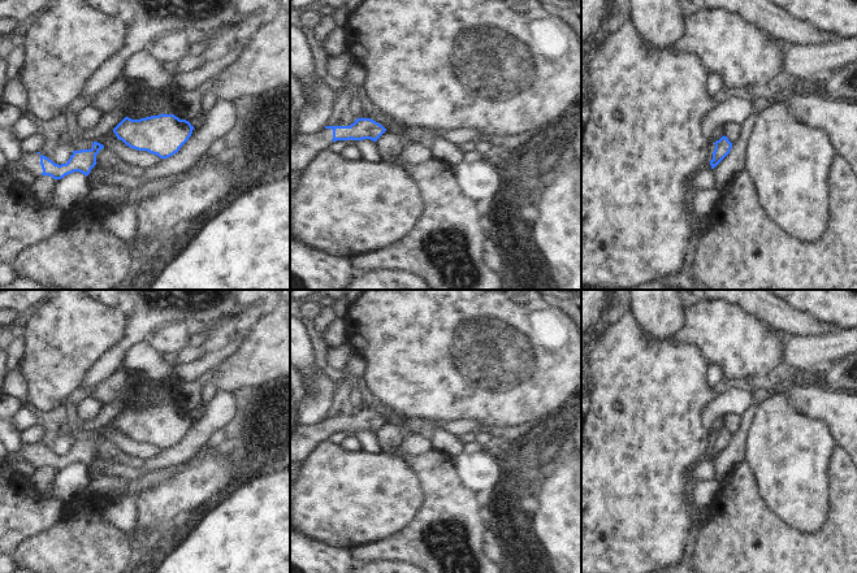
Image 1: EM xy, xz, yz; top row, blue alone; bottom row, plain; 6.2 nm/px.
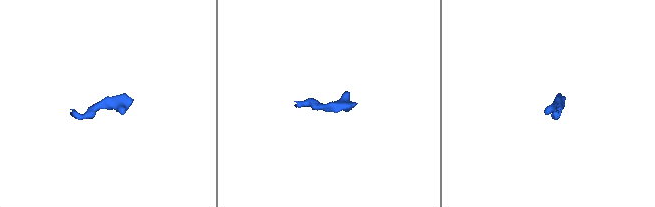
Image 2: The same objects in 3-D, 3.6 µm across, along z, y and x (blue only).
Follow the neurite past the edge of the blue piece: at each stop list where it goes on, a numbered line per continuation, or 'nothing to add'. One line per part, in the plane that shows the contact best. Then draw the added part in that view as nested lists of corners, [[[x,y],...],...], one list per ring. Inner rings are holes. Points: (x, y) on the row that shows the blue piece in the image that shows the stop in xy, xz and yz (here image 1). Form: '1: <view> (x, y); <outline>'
1: xy (31, 163); [[[22,153],[20,159],[20,165],[22,169],[27,170],[34,177],[40,177],[43,173],[40,165],[40,153],[30,153],[30,155]]]

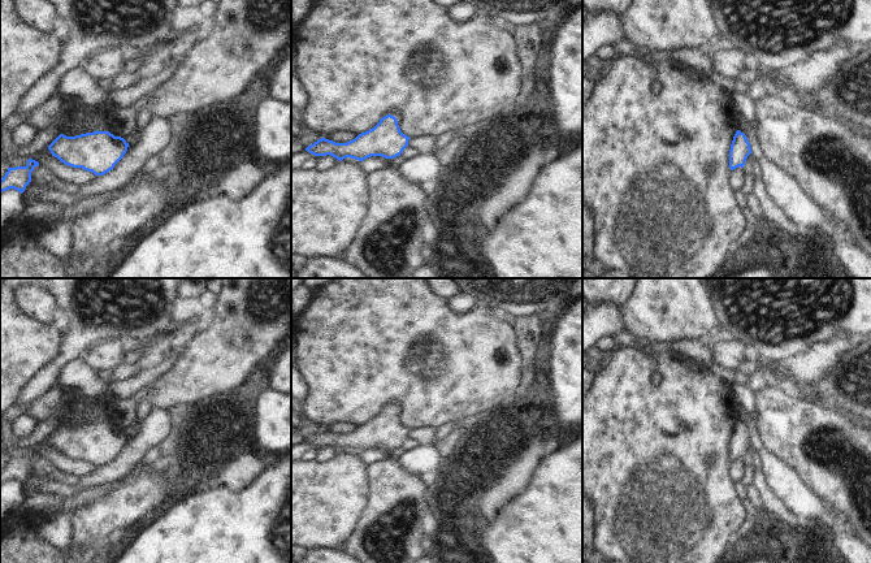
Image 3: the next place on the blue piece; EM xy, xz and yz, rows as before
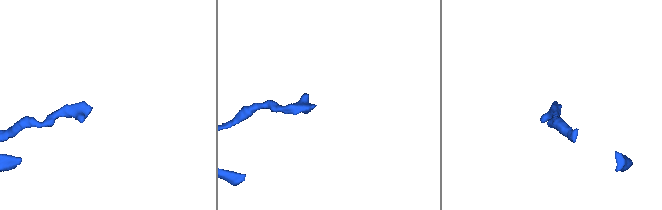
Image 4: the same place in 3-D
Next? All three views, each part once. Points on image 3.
nothing to add

